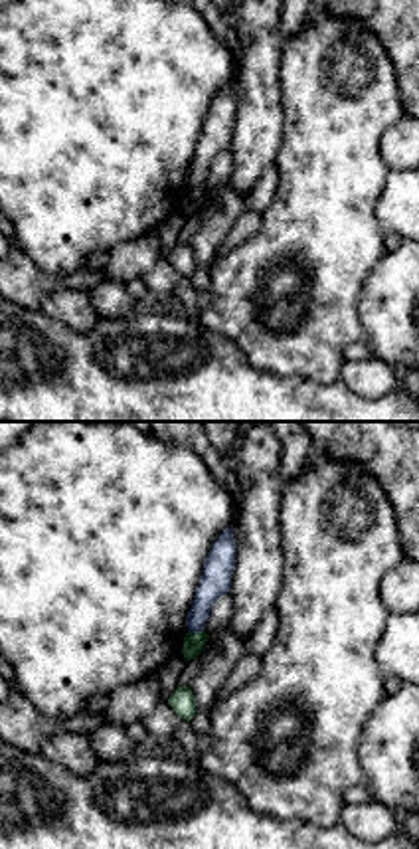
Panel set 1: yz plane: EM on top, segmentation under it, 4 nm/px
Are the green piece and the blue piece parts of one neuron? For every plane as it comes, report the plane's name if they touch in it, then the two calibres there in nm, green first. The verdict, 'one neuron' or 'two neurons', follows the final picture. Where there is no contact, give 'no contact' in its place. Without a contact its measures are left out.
contact in yz; calibres 80 and 130 nm

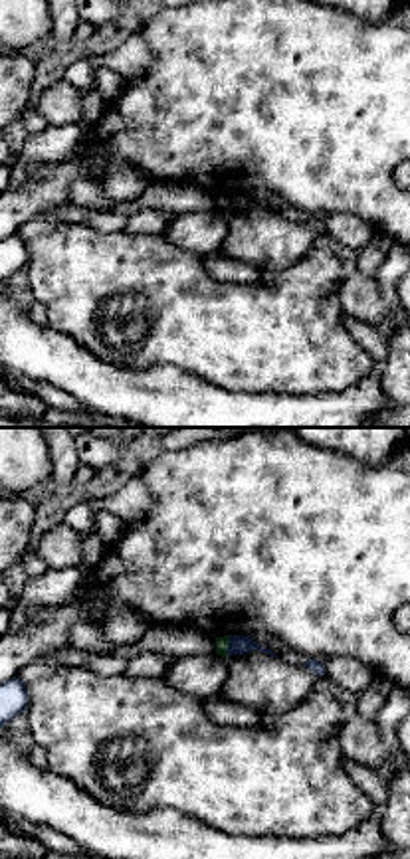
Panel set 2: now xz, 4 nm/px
contact in xz; calibres 50 and 80 nm

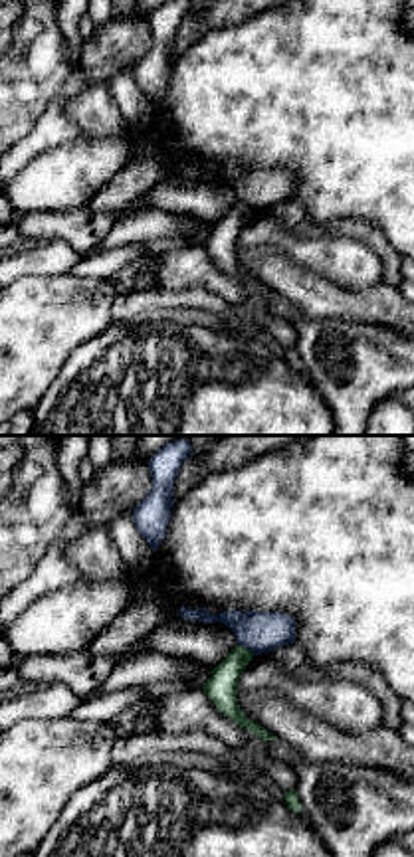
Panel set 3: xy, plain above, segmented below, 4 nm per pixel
contact in xy; calibres 130 and 170 nm

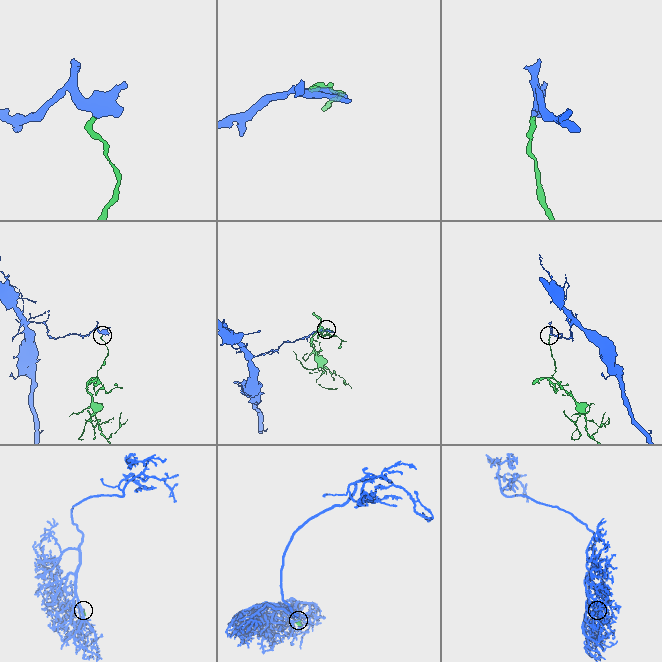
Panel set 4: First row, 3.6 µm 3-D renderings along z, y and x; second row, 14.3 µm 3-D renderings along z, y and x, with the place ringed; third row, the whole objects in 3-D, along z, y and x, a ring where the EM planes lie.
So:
two neurons

